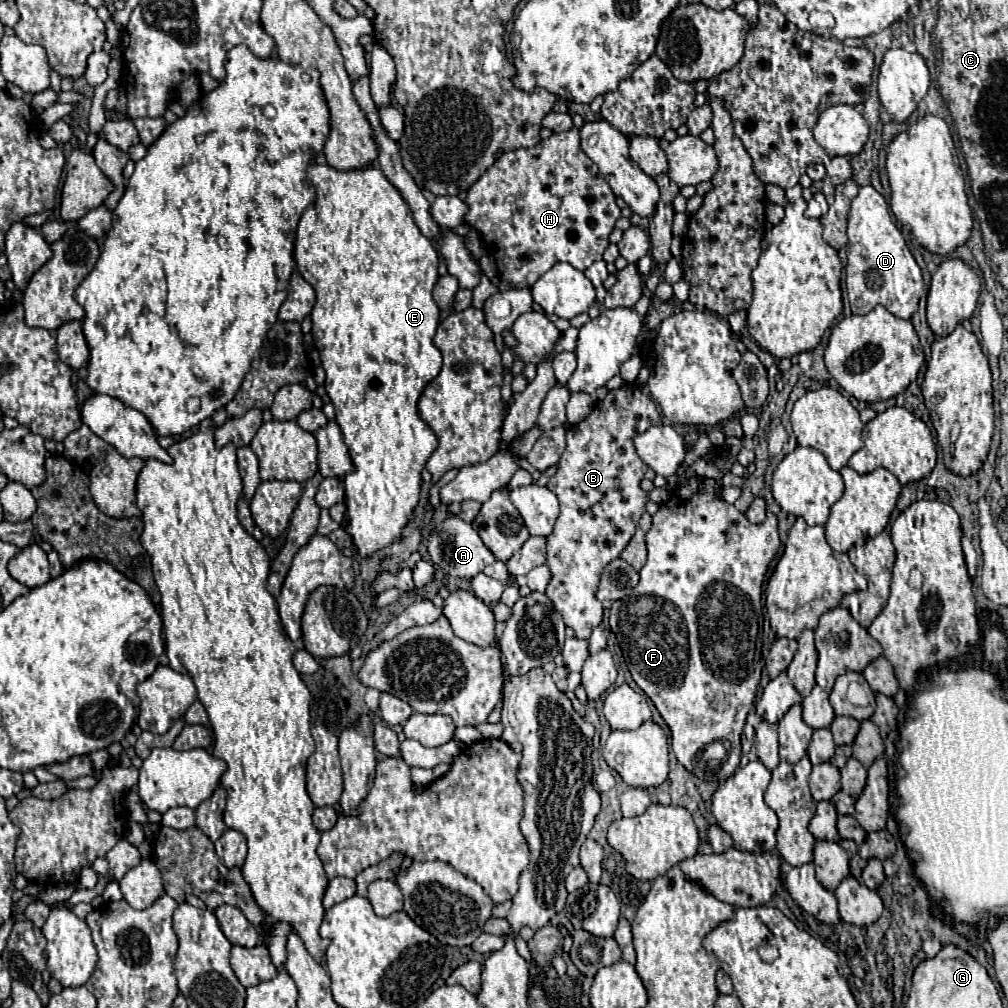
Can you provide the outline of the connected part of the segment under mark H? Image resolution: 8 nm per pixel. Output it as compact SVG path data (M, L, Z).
M578 128L552 134L534 148L518 148L498 156L480 180L468 188L466 206L468 212L464 220L482 234L484 248L494 258L500 280L512 290L530 288L556 262L568 262L576 270L586 270L602 258L602 252L608 246L608 234L620 218L614 192L600 176L598 166L594 166L580 148Z

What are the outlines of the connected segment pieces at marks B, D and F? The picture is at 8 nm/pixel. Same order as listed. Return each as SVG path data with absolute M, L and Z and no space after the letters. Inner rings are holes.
M622 384L616 390L608 390L606 398L596 402L594 410L586 420L582 420L574 428L568 428L566 448L560 456L560 462L556 464L558 474L552 476L552 484L548 484L548 490L552 490L560 502L560 516L546 544L546 566L550 566L552 574L546 596L554 602L554 608L562 614L564 624L570 626L578 638L588 638L592 628L602 622L604 608L596 598L600 574L626 548L626 544L634 536L640 516L646 512L648 492L640 488L646 464L636 456L636 452L628 448L634 448L632 440L636 434L642 434L650 426L658 424L658 404L650 396L646 396L638 384Z
M862 186L858 196L852 200L846 248L846 290L852 314L868 314L880 304L894 316L910 320L910 316L918 310L918 300L924 292L922 272L910 254L904 236L894 224L888 202L872 186Z
M692 478L688 482L688 486L676 488L672 498L666 504L662 504L660 510L652 516L652 528L646 534L646 544L648 544L648 562L640 570L640 582L628 598L612 604L610 628L616 634L616 640L622 648L624 660L628 664L628 670L630 670L634 682L654 702L656 710L668 724L670 734L672 734L672 750L674 750L678 762L684 764L684 768L690 770L692 774L696 774L698 778L724 780L724 778L732 776L740 764L740 734L742 734L746 714L754 708L754 698L756 698L756 690L760 684L760 672L762 672L762 652L760 652L760 646L762 646L760 644L760 638L762 638L762 582L764 582L768 564L780 546L778 518L772 512L768 512L766 520L762 524L750 524L742 512L738 512L732 504L726 504L720 498L720 488L716 486L714 480ZM716 740L720 740L728 746L728 754L726 754L726 760L722 760L720 764L708 764L702 758L702 752L706 750L708 744L712 744Z

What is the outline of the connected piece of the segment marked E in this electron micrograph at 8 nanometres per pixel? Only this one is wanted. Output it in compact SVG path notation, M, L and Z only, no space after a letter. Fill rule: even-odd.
M312 164L308 168L308 180L316 186L316 202L314 202L314 208L306 210L298 222L296 244L294 244L294 262L296 262L296 268L302 274L302 278L308 284L312 284L312 288L316 290L316 304L310 314L312 316L312 338L320 352L322 368L326 372L324 388L334 404L336 422L342 430L344 444L348 446L348 454L354 464L354 470L342 478L344 494L346 494L346 520L348 520L344 530L348 532L348 536L352 536L352 542L354 542L360 558L368 558L370 554L402 540L402 530L412 520L414 508L420 502L420 484L422 484L420 474L422 474L430 454L438 448L436 434L430 430L430 426L418 414L418 398L420 398L422 390L426 388L426 384L430 384L438 376L438 370L442 370L442 354L434 346L434 334L436 334L436 328L440 322L440 312L432 298L432 288L438 280L438 252L434 250L434 244L426 236L420 234L420 230L416 228L416 224L412 220L412 212L410 212L408 204L402 200L400 192L386 180L386 176L382 174L382 170L378 166L368 166L368 168L352 170L352 172L340 172L328 164L324 164L324 166Z

